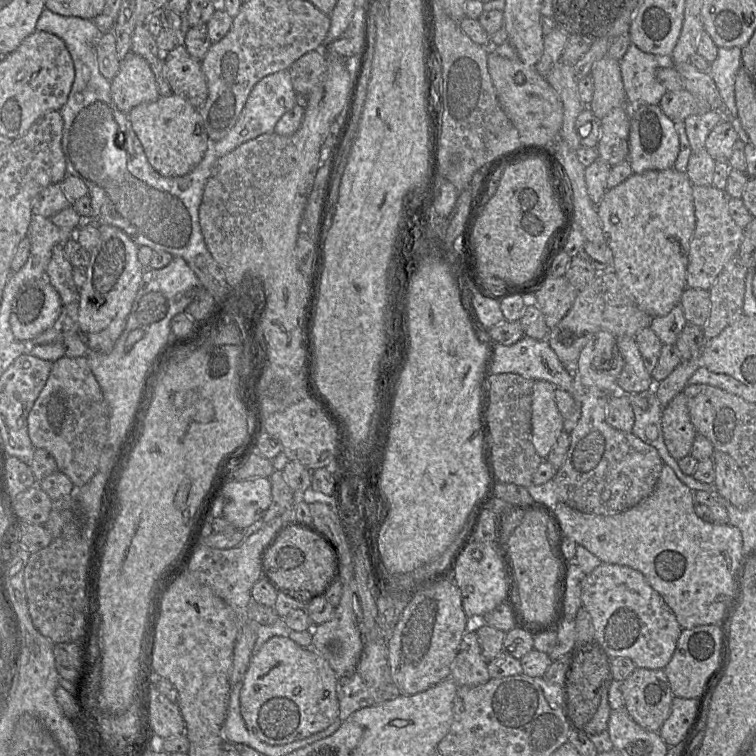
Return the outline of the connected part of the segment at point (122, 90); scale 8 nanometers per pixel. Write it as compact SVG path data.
M129 51L111 80L112 100L119 111L128 113L137 105L153 102L159 92L149 63L140 55Z

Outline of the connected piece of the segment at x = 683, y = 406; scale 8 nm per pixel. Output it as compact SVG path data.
M683 392L663 408L661 426L669 454L677 461L690 455L697 432L691 422L688 401Z

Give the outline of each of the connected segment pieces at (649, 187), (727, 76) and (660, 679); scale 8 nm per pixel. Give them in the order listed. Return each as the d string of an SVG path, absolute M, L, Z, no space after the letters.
M674 167L632 173L622 183L607 189L596 206L606 243L613 254L613 271L639 309L652 317L667 315L679 305L682 293L687 288L688 255L696 224L692 186L687 174Z
M718 47L716 59L710 63L708 73L716 84L723 101L723 109L732 117L737 117L735 103L735 80L741 67L741 47Z
M636 667L621 682L624 707L640 727L658 732L669 717L674 698L664 669Z

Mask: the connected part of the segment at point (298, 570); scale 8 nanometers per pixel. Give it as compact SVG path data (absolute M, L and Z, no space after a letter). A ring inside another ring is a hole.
M290 524L278 534L267 551L264 565L269 576L279 586L291 591L317 593L332 575L334 555L329 541L314 527Z

